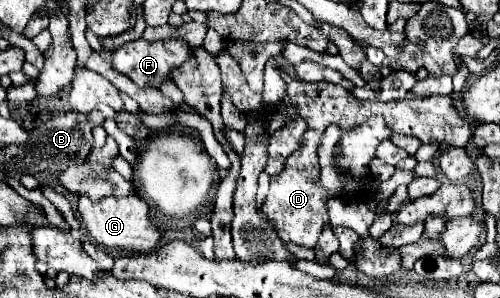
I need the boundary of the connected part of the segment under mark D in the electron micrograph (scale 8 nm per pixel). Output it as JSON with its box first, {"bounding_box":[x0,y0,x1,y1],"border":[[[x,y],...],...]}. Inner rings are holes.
{"bounding_box":[262,131,328,249],"border":[[[316,131],[304,133],[302,147],[286,159],[284,171],[270,177],[270,193],[262,203],[264,215],[274,223],[276,233],[282,237],[282,241],[308,247],[308,249],[316,247],[322,225],[328,223],[328,213],[326,213],[328,195],[320,185],[320,167],[316,157],[320,139],[322,135],[316,135]]]}

